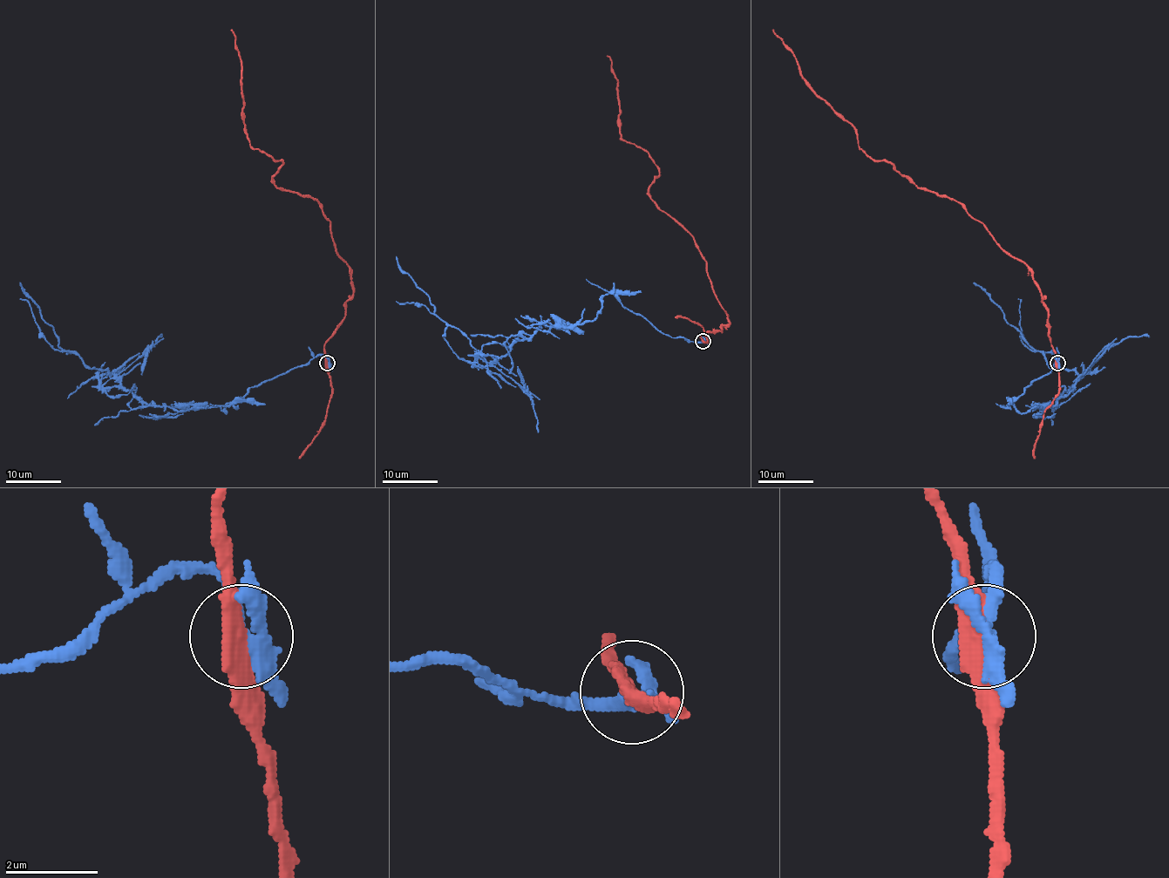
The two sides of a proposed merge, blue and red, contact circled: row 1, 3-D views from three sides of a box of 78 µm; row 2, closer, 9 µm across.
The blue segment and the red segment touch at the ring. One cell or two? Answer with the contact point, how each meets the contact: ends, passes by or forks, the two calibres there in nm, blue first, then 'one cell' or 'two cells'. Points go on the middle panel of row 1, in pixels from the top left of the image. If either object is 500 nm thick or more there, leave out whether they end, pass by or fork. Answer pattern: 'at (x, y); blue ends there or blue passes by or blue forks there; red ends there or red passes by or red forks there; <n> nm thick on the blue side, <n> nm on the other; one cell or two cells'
at (703, 341); blue forks there; red passes by; 240 nm thick on the blue side, 400 nm on the other; two cells

